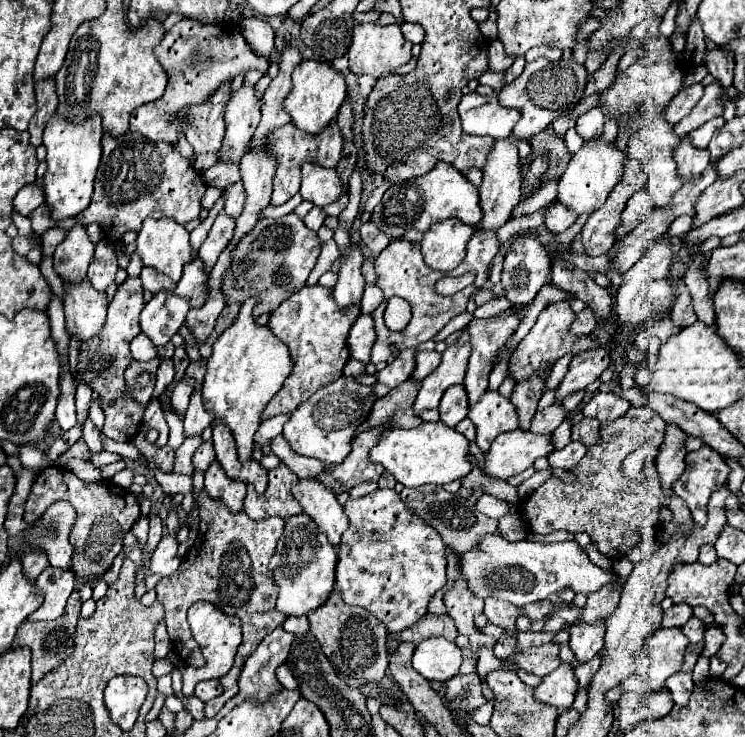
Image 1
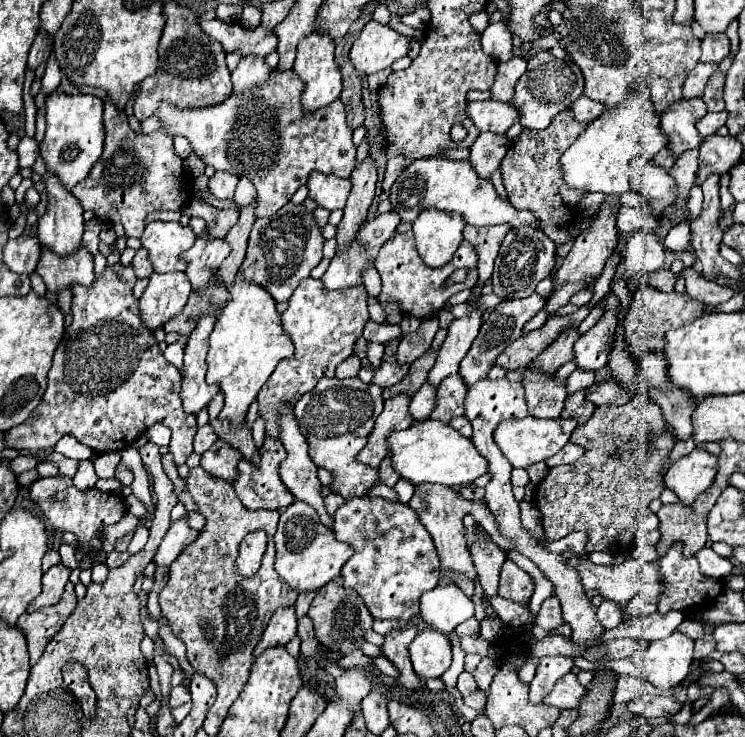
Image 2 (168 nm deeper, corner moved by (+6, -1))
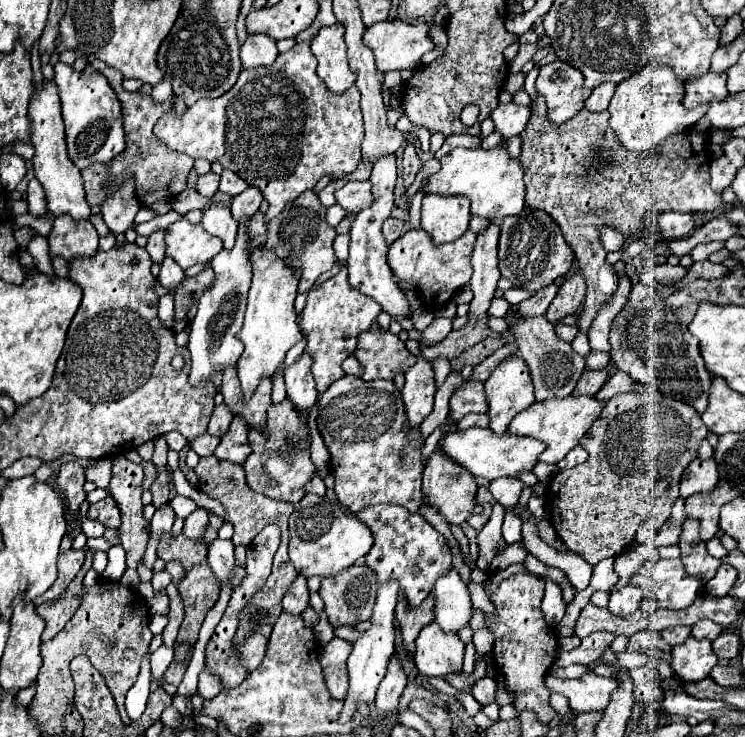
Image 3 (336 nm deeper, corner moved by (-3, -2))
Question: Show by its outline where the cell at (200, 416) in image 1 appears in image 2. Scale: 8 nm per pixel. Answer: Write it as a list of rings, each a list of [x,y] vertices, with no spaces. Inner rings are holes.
[[[215,312],[213,314],[201,314],[195,330],[189,336],[187,348],[185,348],[185,360],[183,360],[183,372],[181,372],[181,376],[183,376],[181,400],[183,400],[183,408],[191,414],[197,414],[219,392],[217,384],[205,382],[207,336],[211,334],[215,320],[217,320]]]

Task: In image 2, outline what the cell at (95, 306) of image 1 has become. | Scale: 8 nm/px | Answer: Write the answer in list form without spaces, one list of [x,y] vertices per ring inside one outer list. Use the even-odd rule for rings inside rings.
[[[43,246],[41,260],[37,264],[37,274],[43,278],[45,286],[57,294],[63,286],[71,288],[73,284],[91,286],[95,272],[93,272],[93,256],[85,246],[79,246],[69,256],[59,256]]]

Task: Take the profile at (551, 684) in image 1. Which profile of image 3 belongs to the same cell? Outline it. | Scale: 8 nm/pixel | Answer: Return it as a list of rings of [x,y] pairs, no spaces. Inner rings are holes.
[[[592,671],[584,673],[580,679],[552,681],[552,691],[562,693],[570,701],[570,709],[576,713],[602,711],[608,705],[610,693],[616,689],[614,679],[598,677]]]

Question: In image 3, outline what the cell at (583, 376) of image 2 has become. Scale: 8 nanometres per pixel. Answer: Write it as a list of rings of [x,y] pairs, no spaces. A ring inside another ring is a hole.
[[[590,351],[590,355],[586,357],[586,369],[606,369],[610,357],[602,351]]]

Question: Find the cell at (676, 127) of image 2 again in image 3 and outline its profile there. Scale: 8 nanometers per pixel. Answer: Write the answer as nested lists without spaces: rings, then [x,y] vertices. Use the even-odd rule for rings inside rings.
[[[706,73],[698,79],[692,79],[686,83],[686,95],[684,95],[684,107],[692,109],[698,105],[708,105],[712,99],[726,99],[726,73]]]

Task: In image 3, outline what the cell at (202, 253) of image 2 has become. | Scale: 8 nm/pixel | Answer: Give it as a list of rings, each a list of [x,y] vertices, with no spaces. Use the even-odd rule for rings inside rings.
[[[210,205],[210,207],[206,207],[204,209],[202,227],[210,235],[216,235],[218,239],[222,239],[224,249],[232,249],[232,243],[236,241],[238,223],[234,221],[234,217],[230,213],[230,207],[224,207],[224,205]]]

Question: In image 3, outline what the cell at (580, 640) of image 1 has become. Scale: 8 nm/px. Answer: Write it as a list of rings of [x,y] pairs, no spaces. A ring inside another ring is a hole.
[[[626,585],[620,591],[614,591],[610,595],[610,603],[608,603],[608,611],[616,617],[628,617],[638,609],[638,603],[642,601],[644,591],[640,587],[634,585]]]

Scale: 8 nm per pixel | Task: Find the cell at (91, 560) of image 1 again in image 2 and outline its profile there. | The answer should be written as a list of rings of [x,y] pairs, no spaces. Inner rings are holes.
[[[53,476],[53,478],[39,478],[31,486],[31,498],[39,502],[45,522],[51,530],[61,530],[61,532],[73,532],[83,546],[83,550],[89,552],[99,552],[101,550],[101,540],[99,540],[99,530],[109,524],[117,524],[125,516],[125,500],[123,496],[115,492],[99,492],[97,488],[91,490],[77,490],[71,482],[69,476]]]

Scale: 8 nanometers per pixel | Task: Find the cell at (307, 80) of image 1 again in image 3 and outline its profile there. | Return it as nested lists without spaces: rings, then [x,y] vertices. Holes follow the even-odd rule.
[[[336,23],[330,27],[322,27],[310,45],[312,53],[318,59],[316,73],[332,93],[340,95],[354,85],[356,75],[350,71],[346,59],[344,25]]]

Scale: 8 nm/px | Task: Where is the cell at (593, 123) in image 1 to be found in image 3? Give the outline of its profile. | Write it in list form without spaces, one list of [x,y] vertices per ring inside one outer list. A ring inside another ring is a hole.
[[[602,83],[602,85],[596,87],[596,89],[592,91],[592,95],[586,99],[584,109],[586,109],[586,111],[594,111],[594,113],[608,109],[608,103],[610,103],[610,99],[612,99],[612,95],[614,95],[614,89],[616,89],[614,83]]]

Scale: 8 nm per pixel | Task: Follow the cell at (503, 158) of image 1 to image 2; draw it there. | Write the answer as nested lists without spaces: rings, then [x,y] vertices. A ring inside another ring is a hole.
[[[483,132],[475,140],[475,144],[471,146],[469,160],[481,178],[483,176],[489,178],[493,174],[493,170],[499,168],[503,156],[507,154],[507,146],[509,146],[507,136],[499,136],[493,132]]]

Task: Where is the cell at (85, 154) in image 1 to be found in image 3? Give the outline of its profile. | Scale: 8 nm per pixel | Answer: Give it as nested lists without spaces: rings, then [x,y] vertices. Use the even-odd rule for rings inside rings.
[[[58,63],[54,71],[56,71],[54,81],[58,85],[62,101],[62,117],[66,123],[68,155],[74,161],[74,165],[78,169],[86,169],[94,163],[110,161],[114,155],[124,151],[126,143],[124,143],[120,101],[112,91],[112,87],[108,85],[106,77],[100,73],[84,77],[82,73],[76,73],[70,65],[64,63]]]

